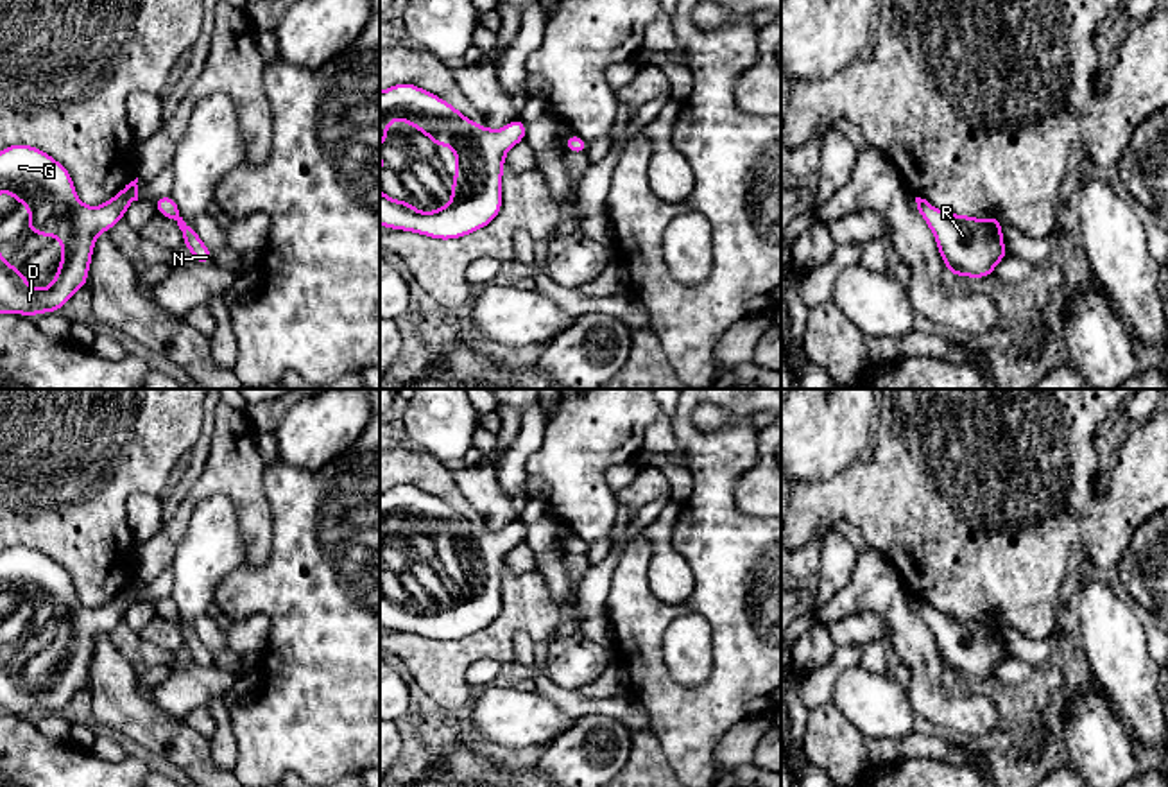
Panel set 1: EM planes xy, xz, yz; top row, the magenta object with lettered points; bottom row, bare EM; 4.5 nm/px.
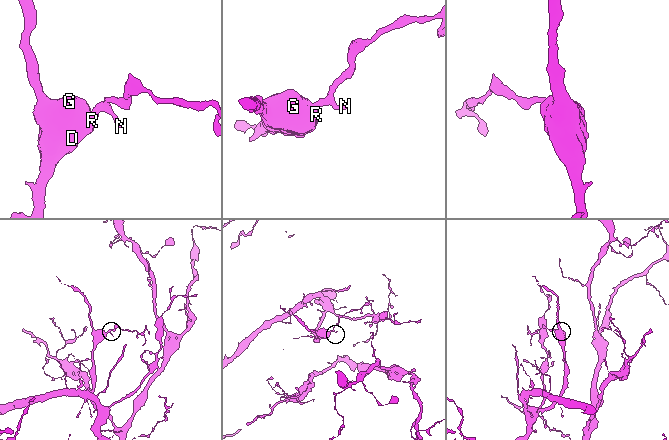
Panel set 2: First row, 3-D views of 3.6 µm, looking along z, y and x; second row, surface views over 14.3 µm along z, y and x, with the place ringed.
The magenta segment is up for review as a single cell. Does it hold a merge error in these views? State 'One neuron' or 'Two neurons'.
One neuron

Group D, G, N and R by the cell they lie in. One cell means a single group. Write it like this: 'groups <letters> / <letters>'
groups D G N R

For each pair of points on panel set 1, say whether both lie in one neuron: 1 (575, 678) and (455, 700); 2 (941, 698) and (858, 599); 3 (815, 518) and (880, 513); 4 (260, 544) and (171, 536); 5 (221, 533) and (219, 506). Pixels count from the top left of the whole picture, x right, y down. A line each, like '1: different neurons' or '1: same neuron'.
1: different neurons
2: same neuron
3: same neuron
4: same neuron
5: same neuron

